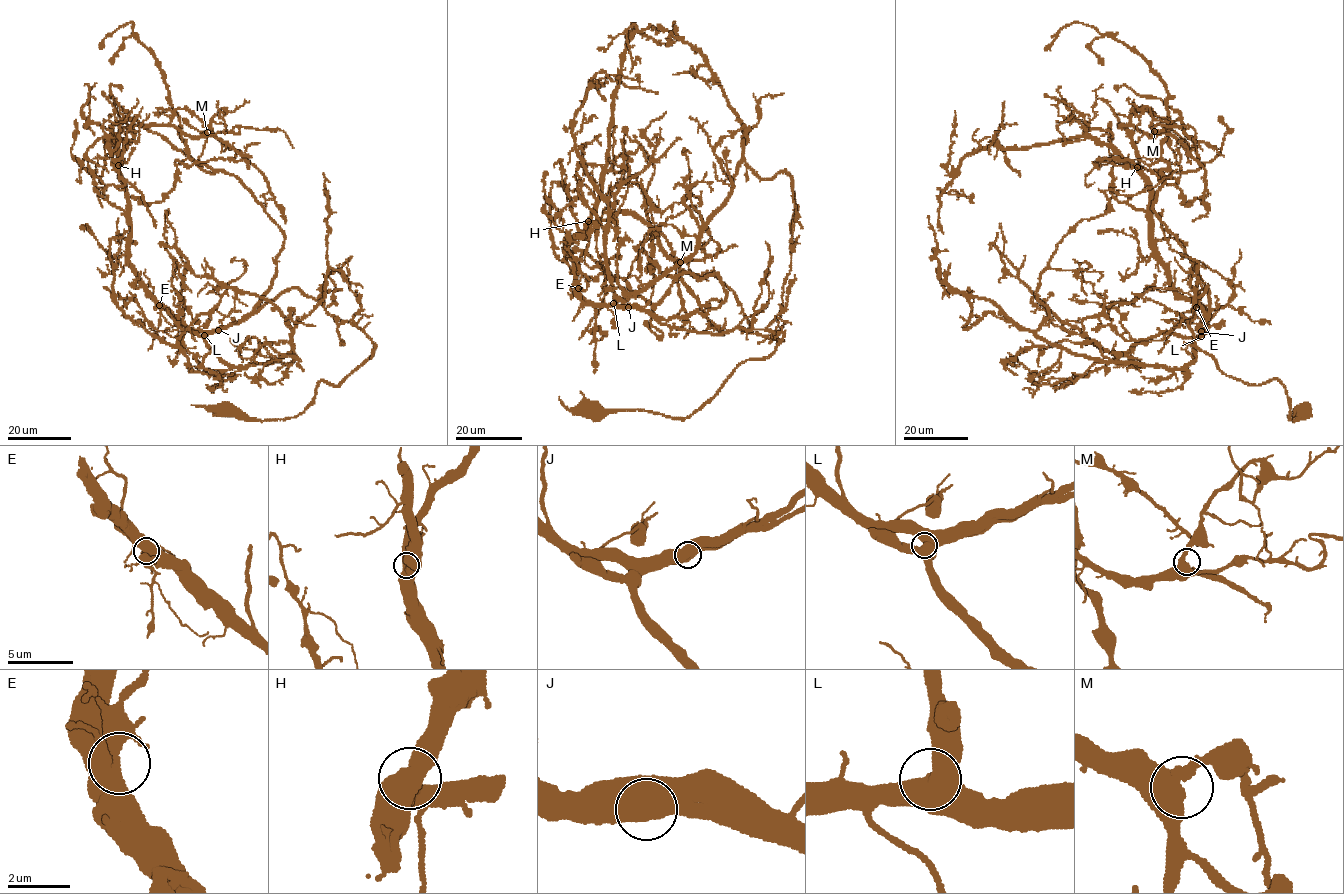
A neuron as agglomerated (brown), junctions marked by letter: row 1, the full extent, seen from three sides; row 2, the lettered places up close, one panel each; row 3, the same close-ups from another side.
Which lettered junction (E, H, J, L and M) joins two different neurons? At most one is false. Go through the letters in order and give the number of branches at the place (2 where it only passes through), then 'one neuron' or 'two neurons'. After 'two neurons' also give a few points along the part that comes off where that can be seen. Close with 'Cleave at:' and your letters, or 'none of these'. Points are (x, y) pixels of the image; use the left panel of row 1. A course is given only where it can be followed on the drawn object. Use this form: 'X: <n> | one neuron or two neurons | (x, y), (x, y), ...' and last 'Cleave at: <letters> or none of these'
E: 2 | one neuron
H: 2 | one neuron
J: 2 | one neuron
L: 1 | one neuron
M: 2 | one neuron
Cleave at: none of these

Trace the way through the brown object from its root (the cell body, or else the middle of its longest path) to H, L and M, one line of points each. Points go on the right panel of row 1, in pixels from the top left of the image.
H: (1298, 412), (1276, 378), (1246, 384), (1194, 344), (1209, 291), (1202, 332), (1208, 316), (1154, 243), (1137, 167)
L: (1298, 412), (1289, 419), (1276, 378), (1246, 384), (1194, 344), (1188, 325), (1208, 287), (1201, 336)
M: (1298, 412), (1276, 378), (1246, 384), (1194, 344), (1208, 287), (1202, 332), (1120, 126), (1154, 131)

